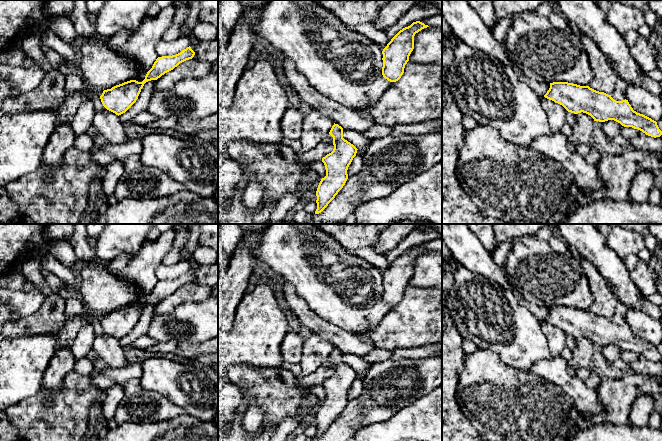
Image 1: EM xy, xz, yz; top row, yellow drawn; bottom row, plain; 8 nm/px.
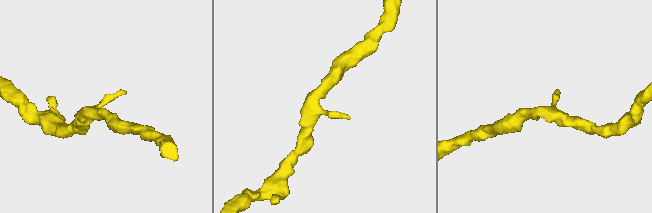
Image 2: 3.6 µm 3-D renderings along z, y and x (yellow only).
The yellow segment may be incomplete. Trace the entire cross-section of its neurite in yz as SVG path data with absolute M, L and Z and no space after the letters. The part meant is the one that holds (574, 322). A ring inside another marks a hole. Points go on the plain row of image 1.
M553 306L550 307L550 312L544 321L562 329L568 336L586 337L594 345L614 344L624 351L638 353L654 362L662 359L657 346L634 335L628 324L616 325L611 319L596 315L589 310Z

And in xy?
M189 270L176 279L158 281L142 306L130 304L104 314L100 320L103 330L118 340L125 337L136 326L146 306L157 304L194 279L195 276Z

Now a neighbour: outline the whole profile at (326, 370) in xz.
M328 358L323 362L320 367L312 374L308 376L299 376L296 377L295 385L296 388L304 394L304 390L308 387L322 384L327 378L331 377L334 373L333 361Z

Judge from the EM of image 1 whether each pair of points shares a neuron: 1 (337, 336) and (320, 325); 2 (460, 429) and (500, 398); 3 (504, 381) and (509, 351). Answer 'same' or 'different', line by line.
1: same
2: different
3: different

